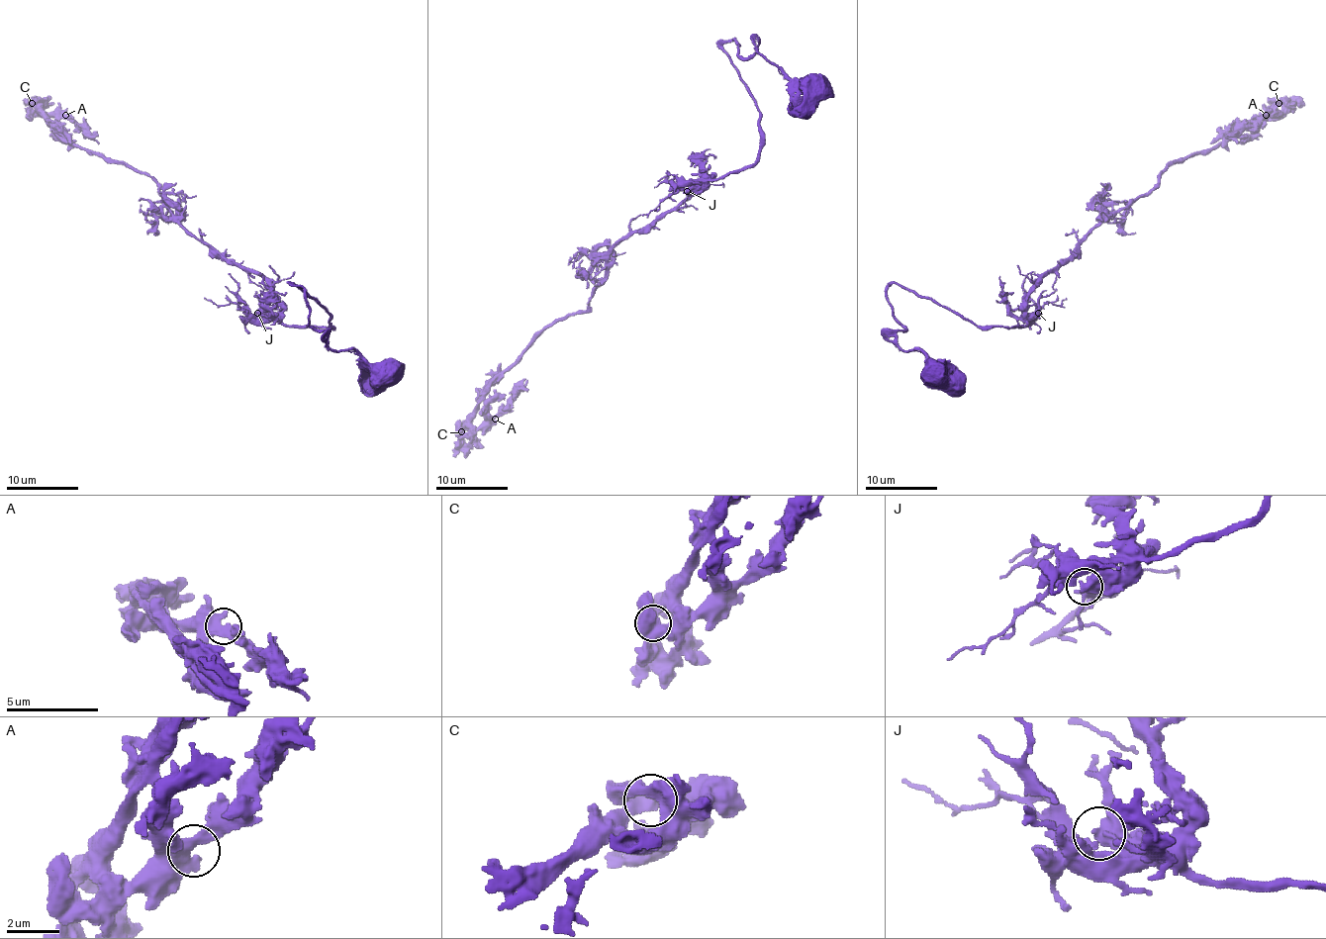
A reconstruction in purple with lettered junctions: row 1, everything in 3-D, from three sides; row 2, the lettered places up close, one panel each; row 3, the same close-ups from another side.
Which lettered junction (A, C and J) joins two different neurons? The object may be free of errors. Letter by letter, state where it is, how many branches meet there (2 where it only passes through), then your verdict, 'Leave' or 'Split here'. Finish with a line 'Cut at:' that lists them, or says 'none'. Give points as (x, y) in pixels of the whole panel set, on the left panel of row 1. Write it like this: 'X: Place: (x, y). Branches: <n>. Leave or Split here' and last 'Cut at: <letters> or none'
A: Place: (65, 115). Branches: 2. Leave
C: Place: (32, 103). Branches: 2. Leave
J: Place: (257, 313). Branches: 2. Leave
Cut at: none

